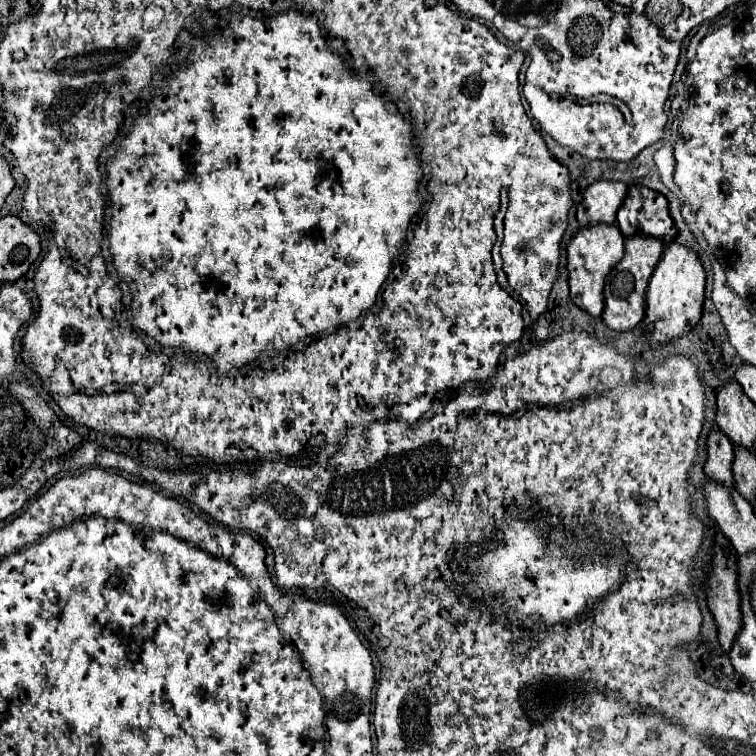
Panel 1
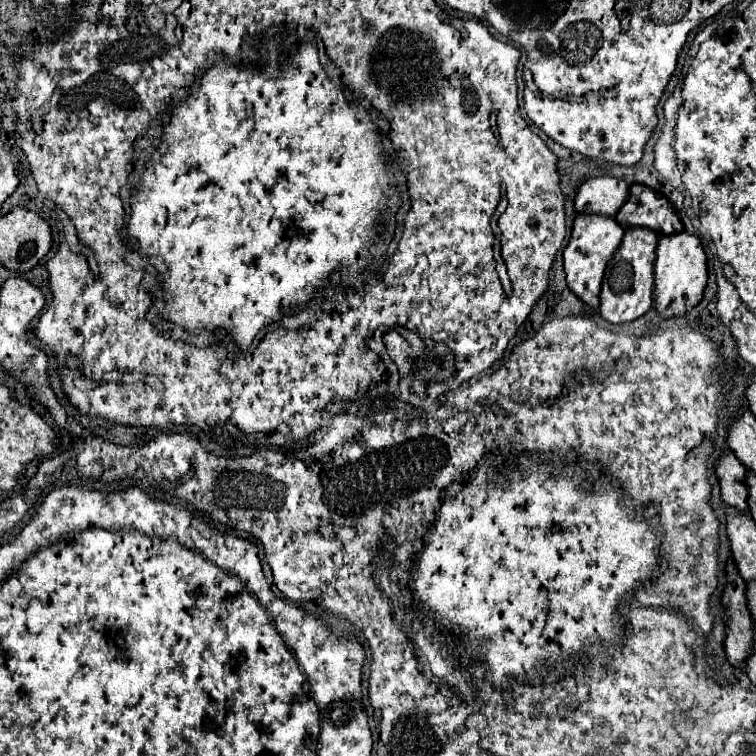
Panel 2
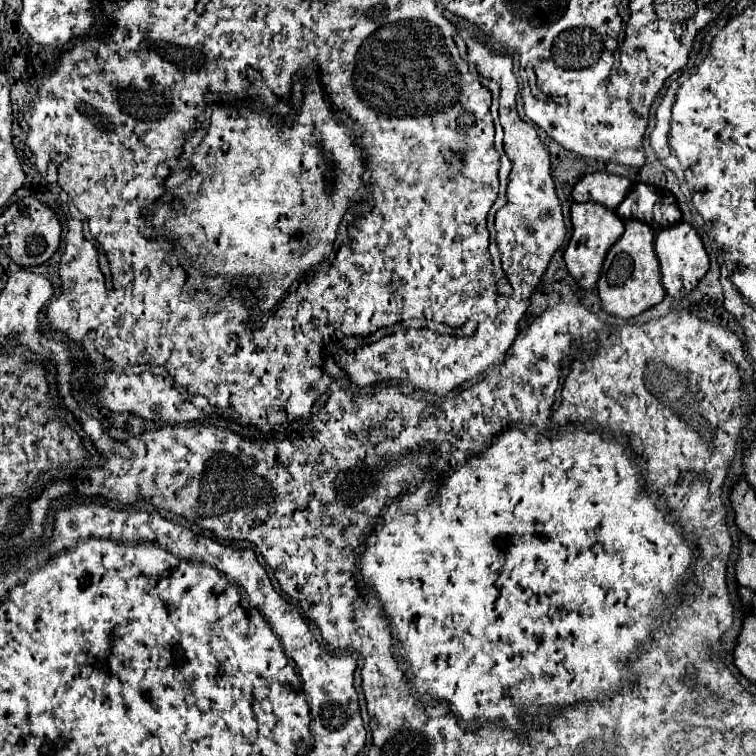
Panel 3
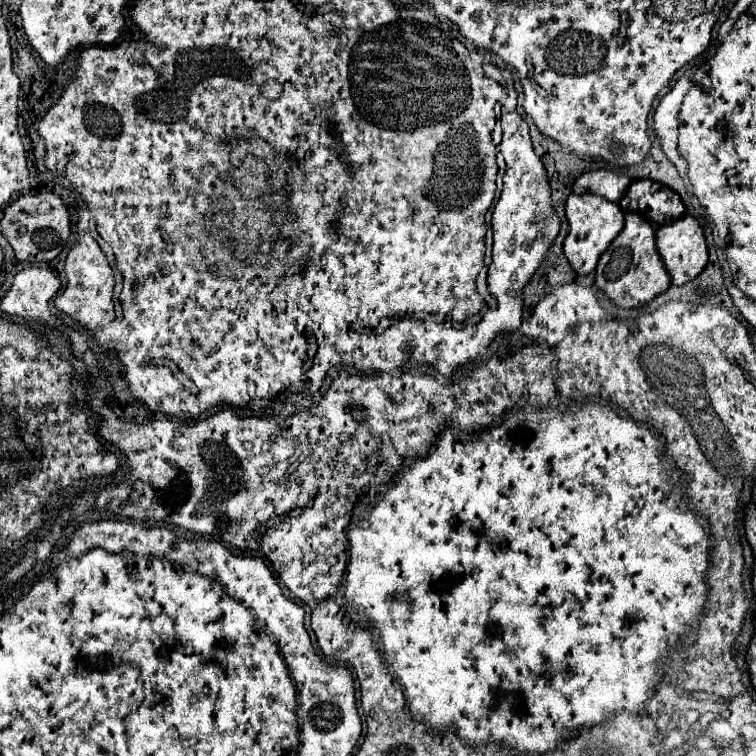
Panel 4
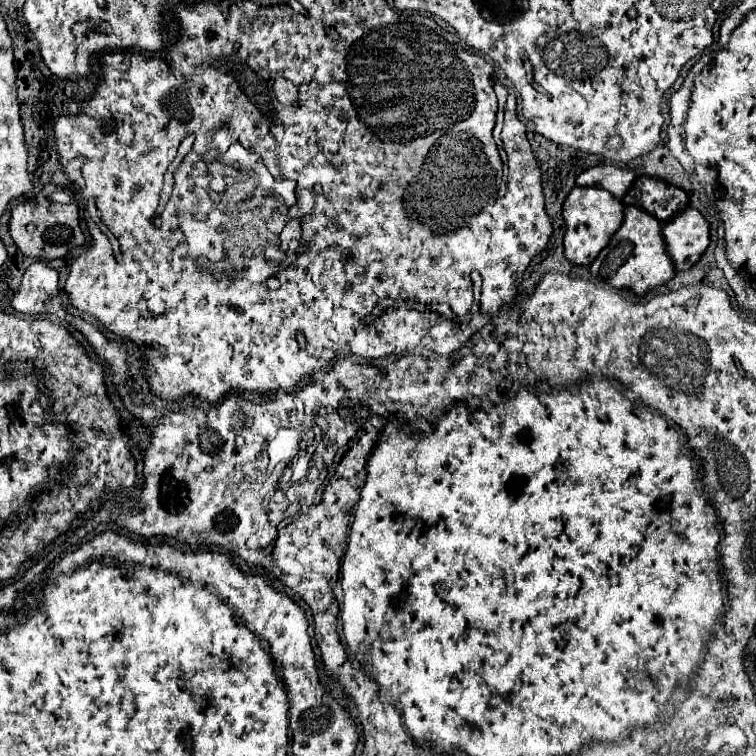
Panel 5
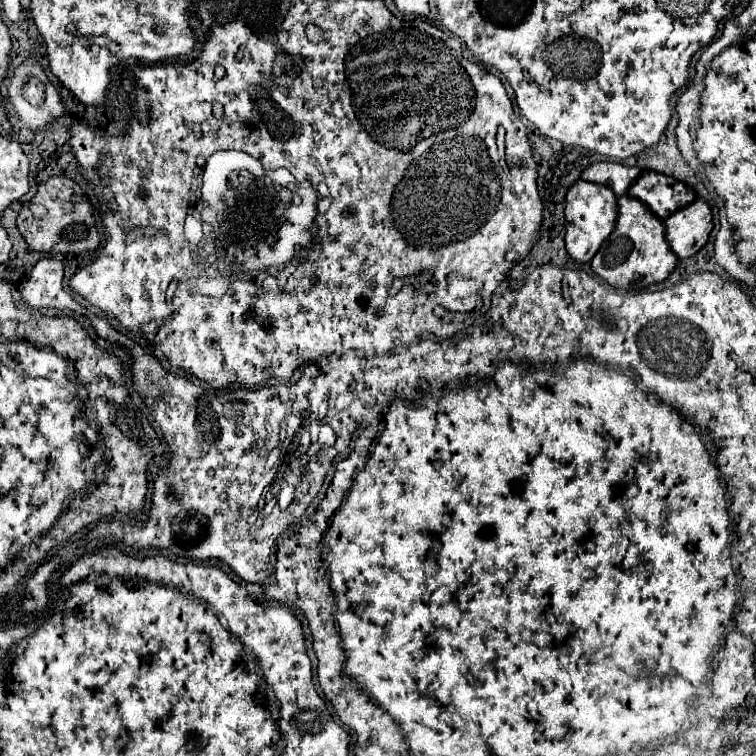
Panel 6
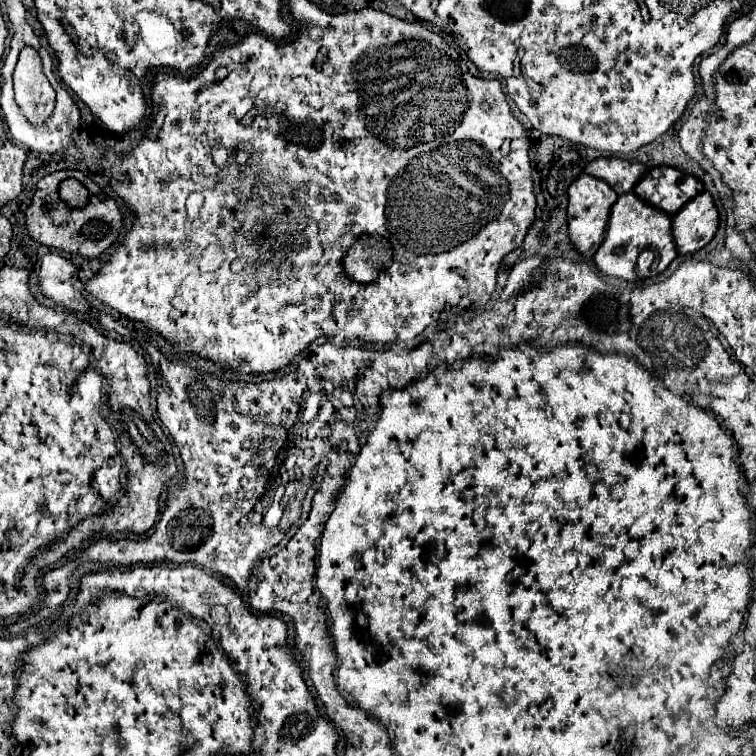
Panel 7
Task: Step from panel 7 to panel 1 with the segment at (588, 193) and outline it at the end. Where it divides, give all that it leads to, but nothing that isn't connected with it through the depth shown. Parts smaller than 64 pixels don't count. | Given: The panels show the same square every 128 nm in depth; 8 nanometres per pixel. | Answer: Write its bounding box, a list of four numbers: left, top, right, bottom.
[566,224,624,316]

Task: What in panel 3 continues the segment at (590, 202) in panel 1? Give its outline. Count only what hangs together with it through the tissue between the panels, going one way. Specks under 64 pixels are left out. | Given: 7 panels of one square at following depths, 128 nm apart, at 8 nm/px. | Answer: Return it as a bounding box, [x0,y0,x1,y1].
[572,172,632,210]

